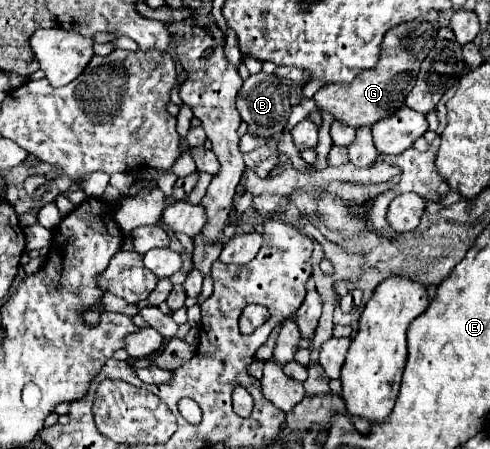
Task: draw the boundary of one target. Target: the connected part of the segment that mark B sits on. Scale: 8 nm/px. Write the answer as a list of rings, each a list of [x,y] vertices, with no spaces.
[[[265,72],[251,74],[247,80],[243,80],[243,88],[239,90],[237,110],[251,134],[259,138],[273,138],[285,130],[291,114],[289,86],[283,80],[279,80],[275,74],[265,74]]]

